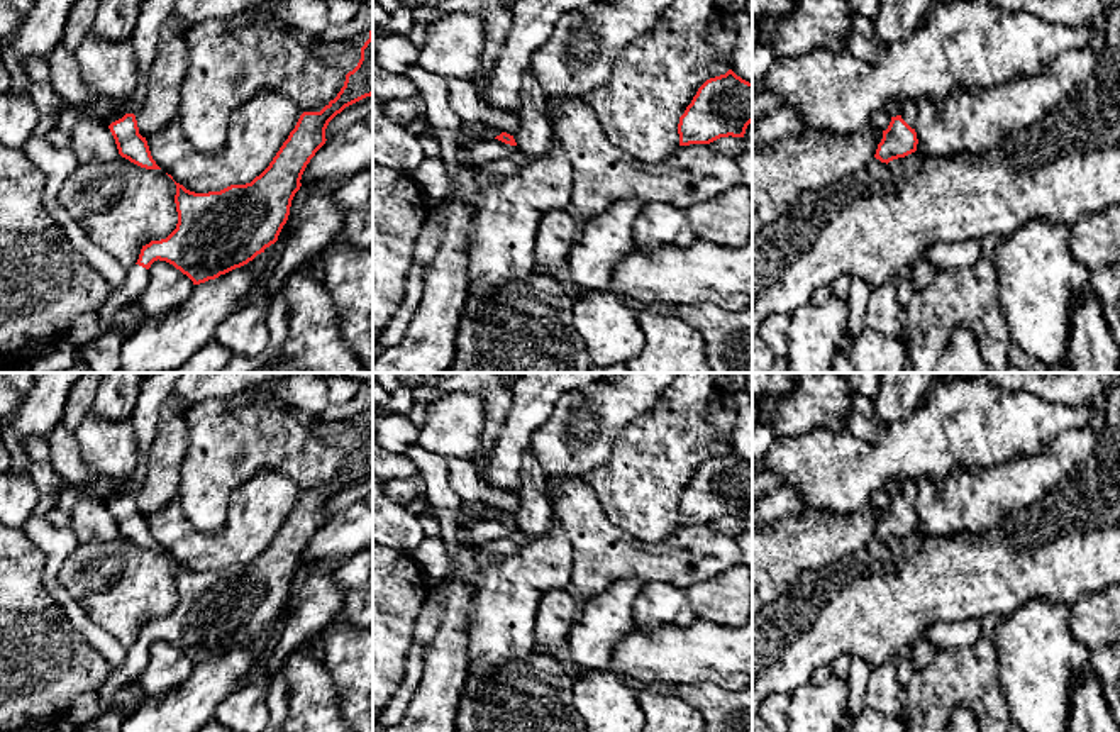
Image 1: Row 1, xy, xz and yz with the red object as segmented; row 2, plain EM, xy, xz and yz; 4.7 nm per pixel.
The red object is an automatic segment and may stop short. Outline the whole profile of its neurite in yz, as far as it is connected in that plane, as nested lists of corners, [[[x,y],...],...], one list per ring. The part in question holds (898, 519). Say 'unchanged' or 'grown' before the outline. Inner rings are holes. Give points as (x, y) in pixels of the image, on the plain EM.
grown | [[[901,481],[900,493],[896,496],[891,496],[888,508],[883,510],[883,518],[878,524],[874,537],[888,544],[893,539],[915,532],[918,524],[915,498],[917,481]]]

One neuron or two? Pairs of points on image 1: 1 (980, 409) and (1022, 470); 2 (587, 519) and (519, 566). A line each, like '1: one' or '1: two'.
1: two
2: two

